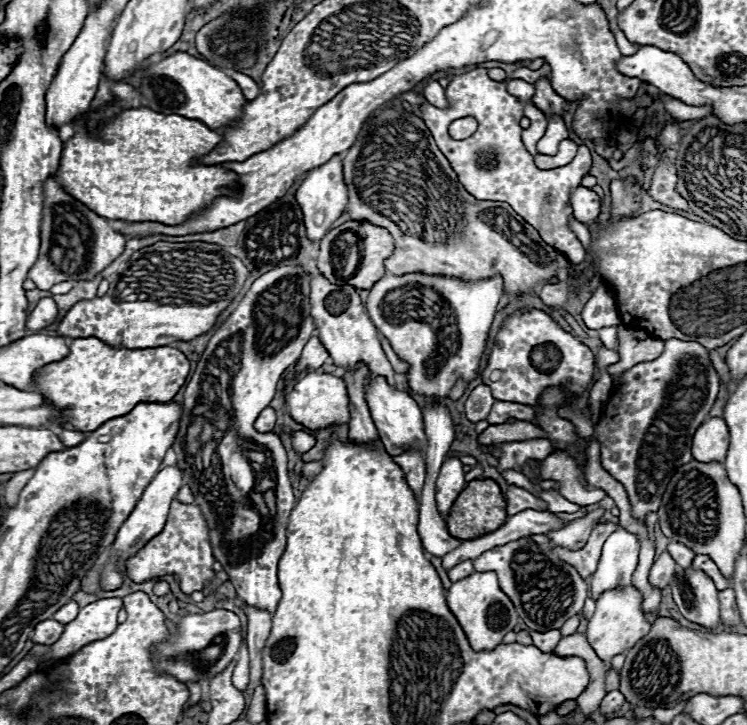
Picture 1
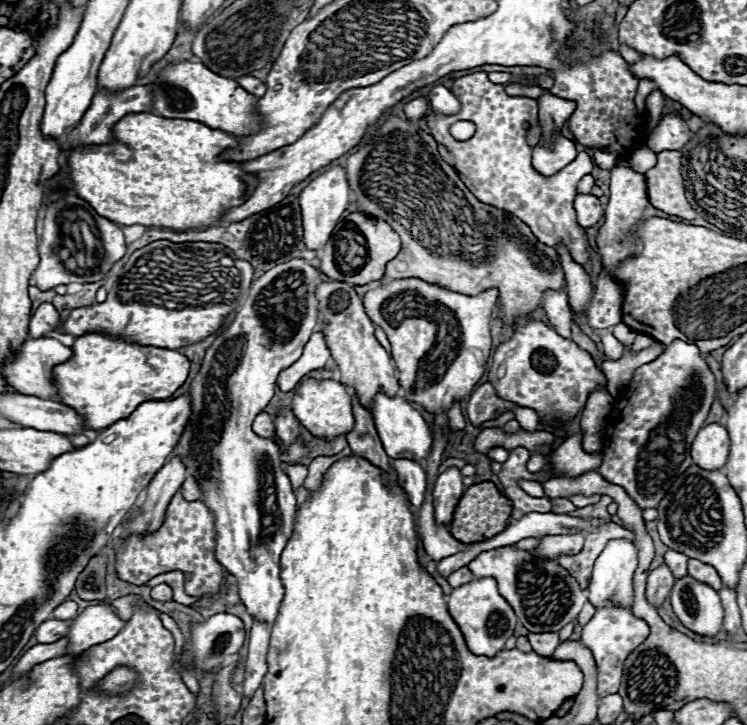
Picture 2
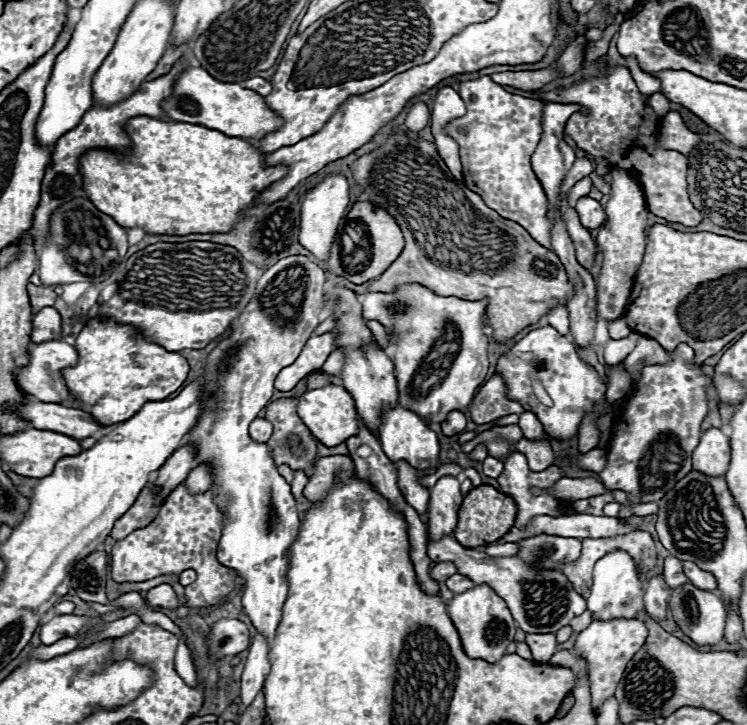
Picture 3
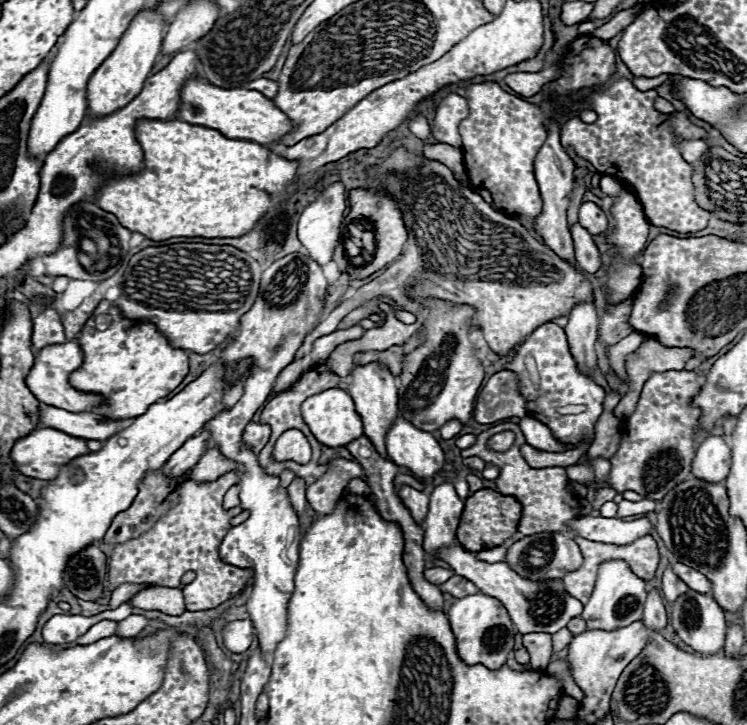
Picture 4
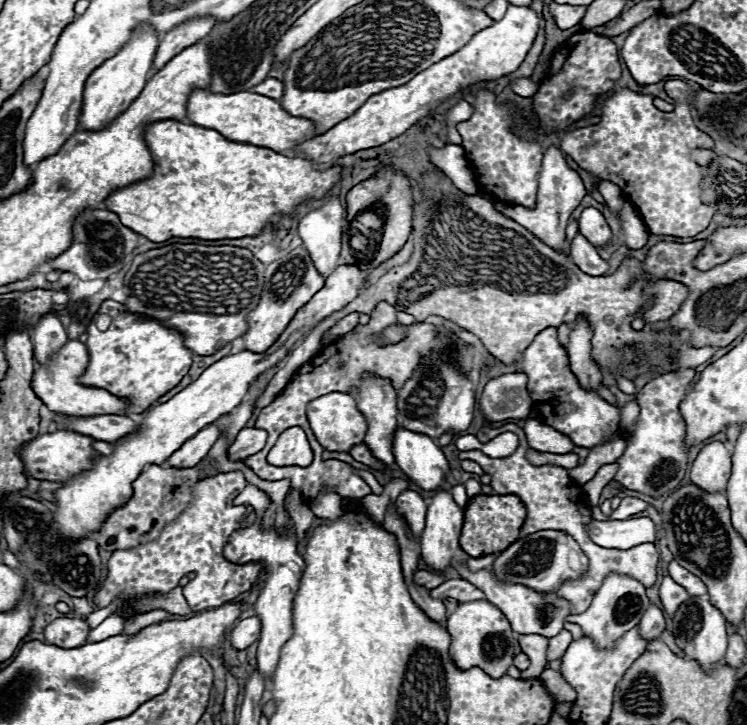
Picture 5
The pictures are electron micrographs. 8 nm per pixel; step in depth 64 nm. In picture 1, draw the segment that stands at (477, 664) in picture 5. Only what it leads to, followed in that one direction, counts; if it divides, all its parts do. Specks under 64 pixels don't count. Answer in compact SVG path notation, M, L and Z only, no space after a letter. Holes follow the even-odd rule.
M474 572L470 578L454 582L446 594L446 602L450 606L450 612L456 616L456 620L464 628L468 642L476 652L494 650L498 644L502 644L502 638L514 630L518 620L516 610L510 598L502 594L494 572Z

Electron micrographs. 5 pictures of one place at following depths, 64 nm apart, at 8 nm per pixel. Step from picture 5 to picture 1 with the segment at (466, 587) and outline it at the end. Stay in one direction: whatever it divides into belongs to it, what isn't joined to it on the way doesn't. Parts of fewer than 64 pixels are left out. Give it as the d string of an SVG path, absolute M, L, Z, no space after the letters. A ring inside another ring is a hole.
M466 560L466 562L458 564L458 566L454 566L452 570L448 570L448 576L450 576L452 582L458 582L458 580L468 578L472 572L474 572L474 568L472 568L472 560Z

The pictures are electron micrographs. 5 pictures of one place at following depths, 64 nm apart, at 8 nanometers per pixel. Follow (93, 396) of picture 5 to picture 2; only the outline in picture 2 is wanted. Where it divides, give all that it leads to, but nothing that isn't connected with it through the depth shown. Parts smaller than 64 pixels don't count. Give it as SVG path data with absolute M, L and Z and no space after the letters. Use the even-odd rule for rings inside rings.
M28 338L22 344L20 356L16 356L14 362L4 364L2 374L6 374L6 380L10 382L10 386L14 386L20 394L30 394L30 396L38 396L38 398L56 400L58 388L54 384L54 366L68 362L72 356L74 356L72 348L64 346L56 338L38 338L38 340Z

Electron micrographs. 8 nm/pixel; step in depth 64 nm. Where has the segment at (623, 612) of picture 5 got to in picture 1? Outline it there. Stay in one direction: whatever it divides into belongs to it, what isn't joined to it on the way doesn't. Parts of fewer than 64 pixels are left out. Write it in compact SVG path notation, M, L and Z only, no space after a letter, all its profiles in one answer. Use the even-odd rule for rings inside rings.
M624 528L616 530L602 548L598 568L590 578L590 594L598 600L604 592L630 586L632 572L638 564L638 538Z

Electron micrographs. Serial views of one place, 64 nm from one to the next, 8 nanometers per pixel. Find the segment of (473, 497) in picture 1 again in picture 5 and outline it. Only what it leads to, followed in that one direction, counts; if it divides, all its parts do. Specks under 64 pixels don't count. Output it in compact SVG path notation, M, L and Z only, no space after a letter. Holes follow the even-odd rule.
M478 494L478 496L470 498L470 502L464 510L464 526L462 526L460 546L472 558L480 558L486 554L500 554L502 550L506 550L510 544L514 544L520 538L524 520L526 520L526 508L520 502L520 498Z

